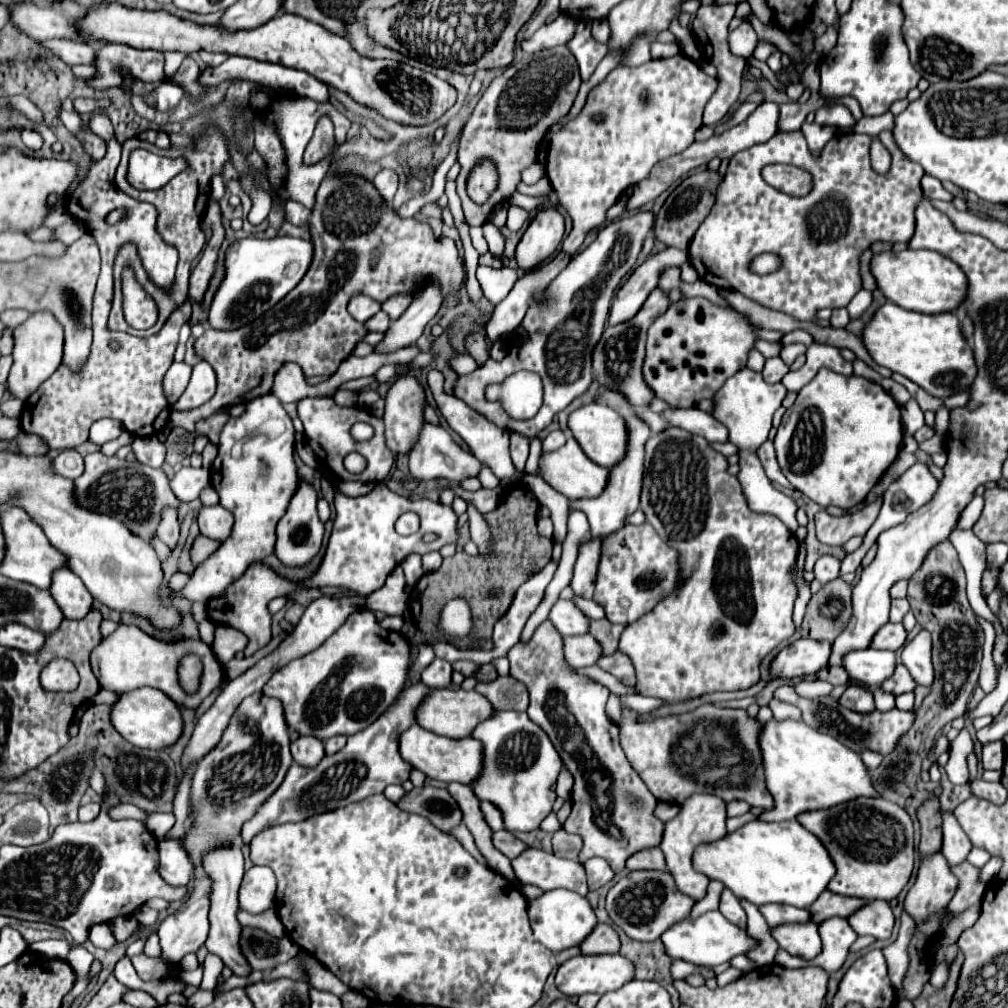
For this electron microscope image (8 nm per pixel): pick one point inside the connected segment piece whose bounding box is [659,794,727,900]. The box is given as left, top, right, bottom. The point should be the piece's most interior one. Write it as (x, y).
(701, 818)

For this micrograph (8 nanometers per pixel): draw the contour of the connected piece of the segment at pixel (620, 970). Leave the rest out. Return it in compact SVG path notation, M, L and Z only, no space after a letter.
M619 954L575 956L563 962L555 976L555 986L565 996L583 996L589 992L607 994L633 980L633 964Z

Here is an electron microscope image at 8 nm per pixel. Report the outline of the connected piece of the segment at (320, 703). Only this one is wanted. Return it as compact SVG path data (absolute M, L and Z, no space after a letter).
M363 608L353 612L347 622L317 650L287 662L279 668L271 680L263 686L263 694L269 698L277 698L283 704L285 722L289 730L295 730L301 736L315 736L319 740L327 740L337 734L357 734L373 724L395 700L399 690L409 680L409 644L399 632L389 632L379 628L371 610Z

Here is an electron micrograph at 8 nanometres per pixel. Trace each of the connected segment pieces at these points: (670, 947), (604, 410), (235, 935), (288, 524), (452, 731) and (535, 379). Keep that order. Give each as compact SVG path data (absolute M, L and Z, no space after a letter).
M705 912L699 918L687 918L683 922L675 922L661 936L665 946L665 954L673 960L685 960L697 966L717 966L729 962L737 954L745 954L755 946L755 940L747 936L747 930L725 920L721 912Z
M587 404L569 414L567 426L573 434L573 438L579 442L581 450L587 454L589 460L593 460L599 466L611 468L615 462L619 462L625 456L627 450L627 426L619 414L603 404Z
M231 842L231 844L219 844L211 848L203 856L203 870L211 878L211 910L209 910L209 936L205 942L205 948L211 954L217 954L225 966L229 966L237 976L247 976L251 972L251 966L243 958L239 950L239 932L241 924L237 922L237 912L239 912L239 884L243 880L243 854L241 848Z
M301 480L295 494L293 494L293 498L291 498L291 502L289 502L289 508L287 508L285 516L277 524L275 554L285 564L303 564L303 562L311 560L317 554L317 550L320 550L324 532L324 524L317 516L317 492L315 492L315 486L311 482L307 482L307 480Z
M441 688L441 690L431 690L427 694L427 698L423 698L423 702L415 710L415 722L421 728L431 730L431 732L441 734L441 736L447 736L447 738L465 738L465 736L471 734L471 730L479 722L489 718L491 712L493 712L491 702L485 696L477 694L475 690L465 692L461 688L457 688L457 690Z
M518 371L501 386L489 384L485 388L485 398L489 402L499 400L503 407L508 407L508 413L530 419L541 407L541 378L529 371Z

